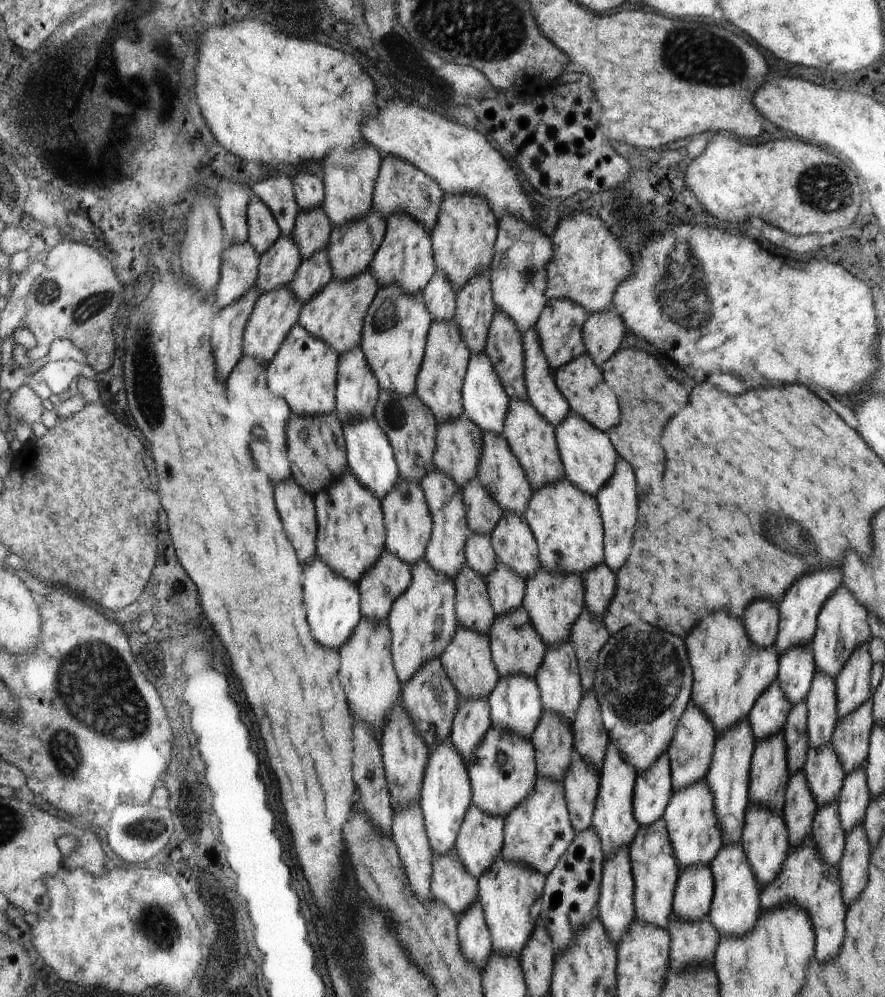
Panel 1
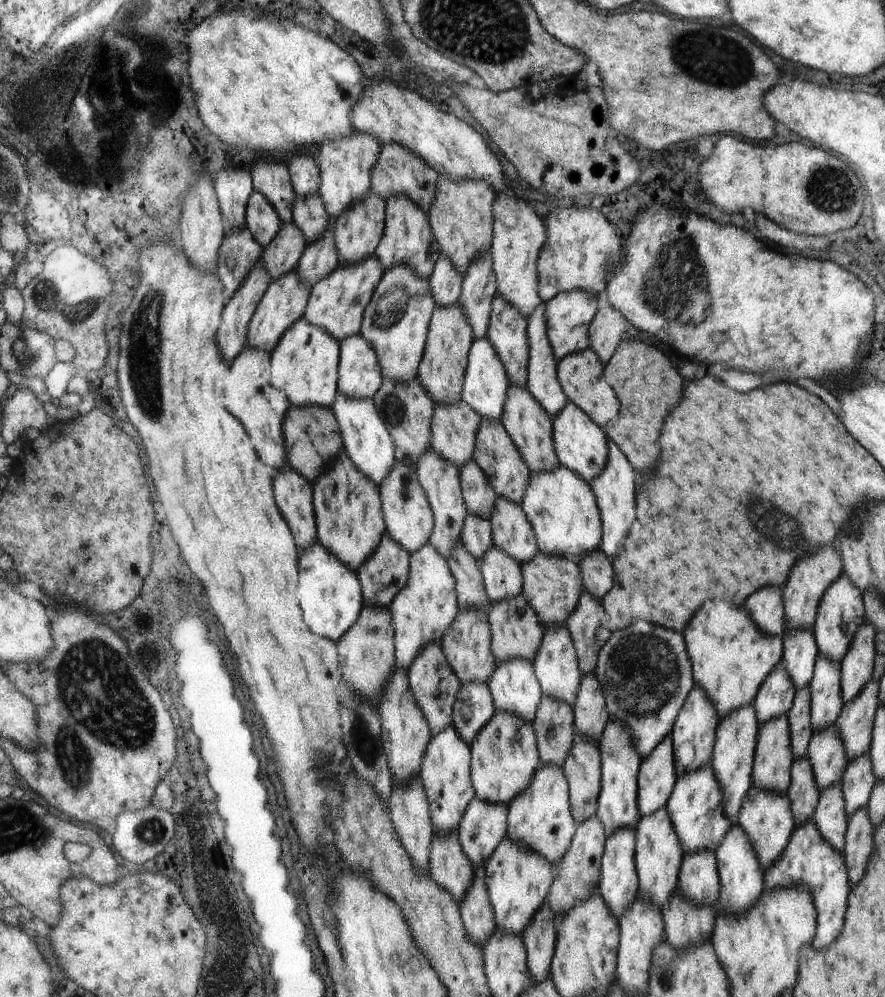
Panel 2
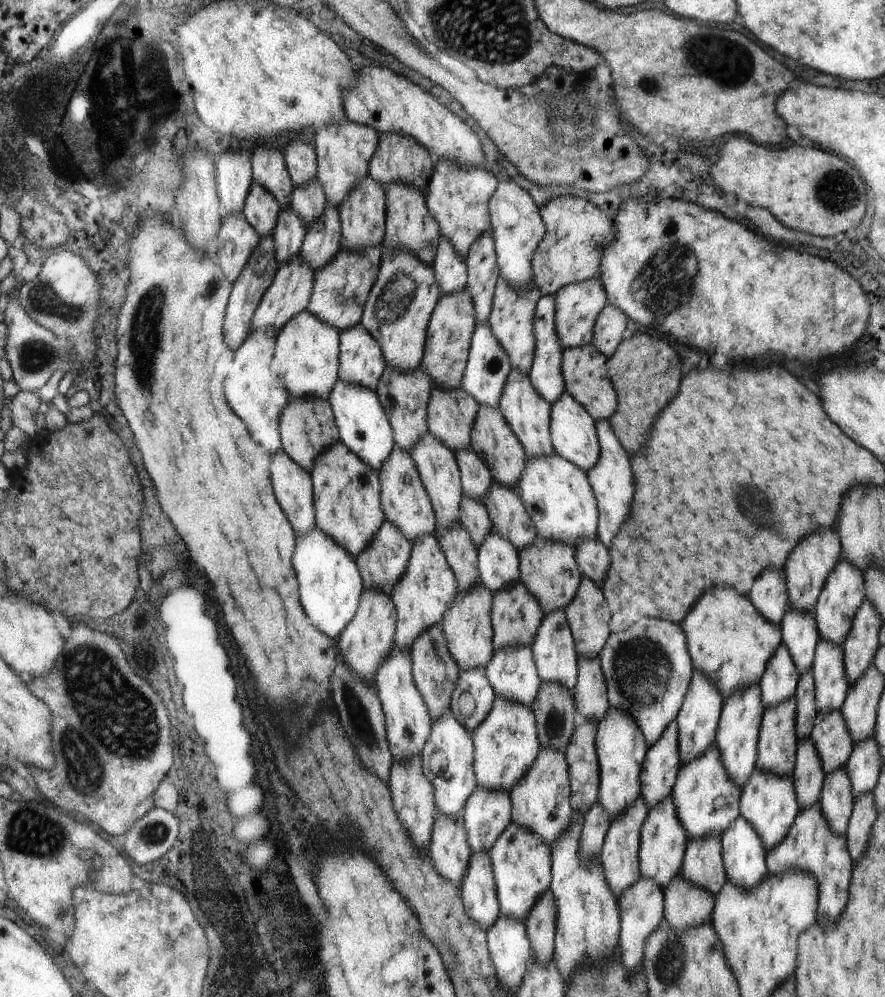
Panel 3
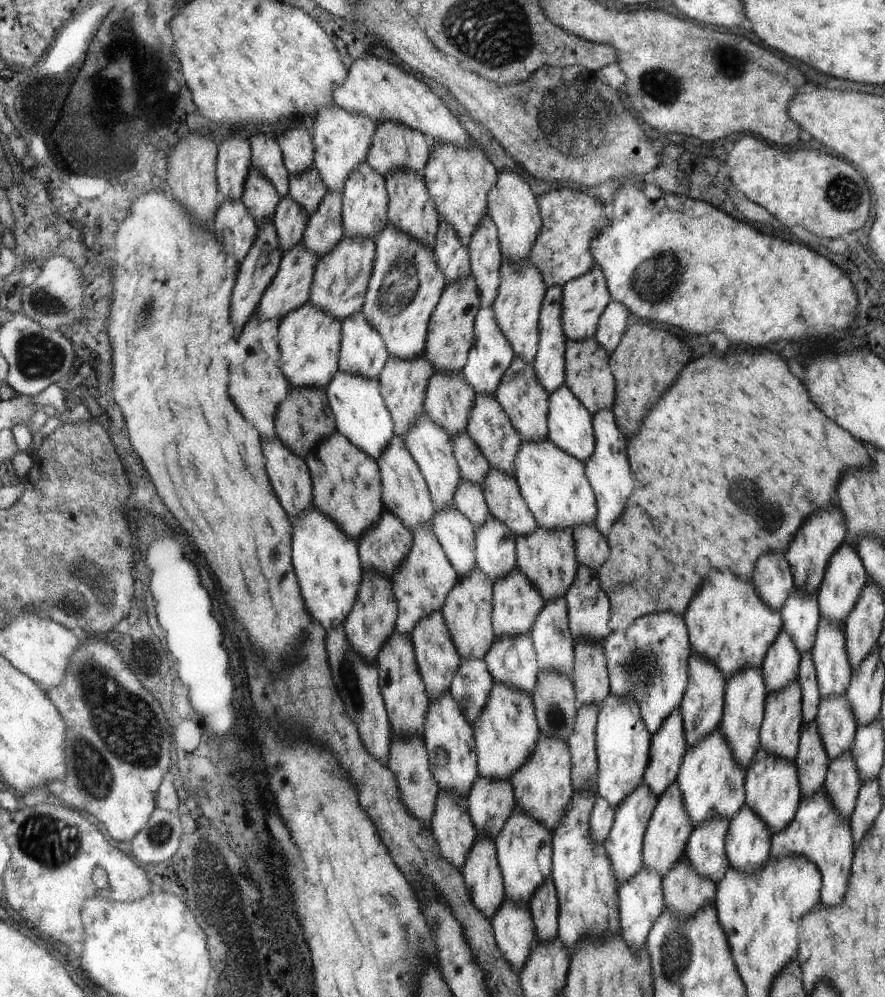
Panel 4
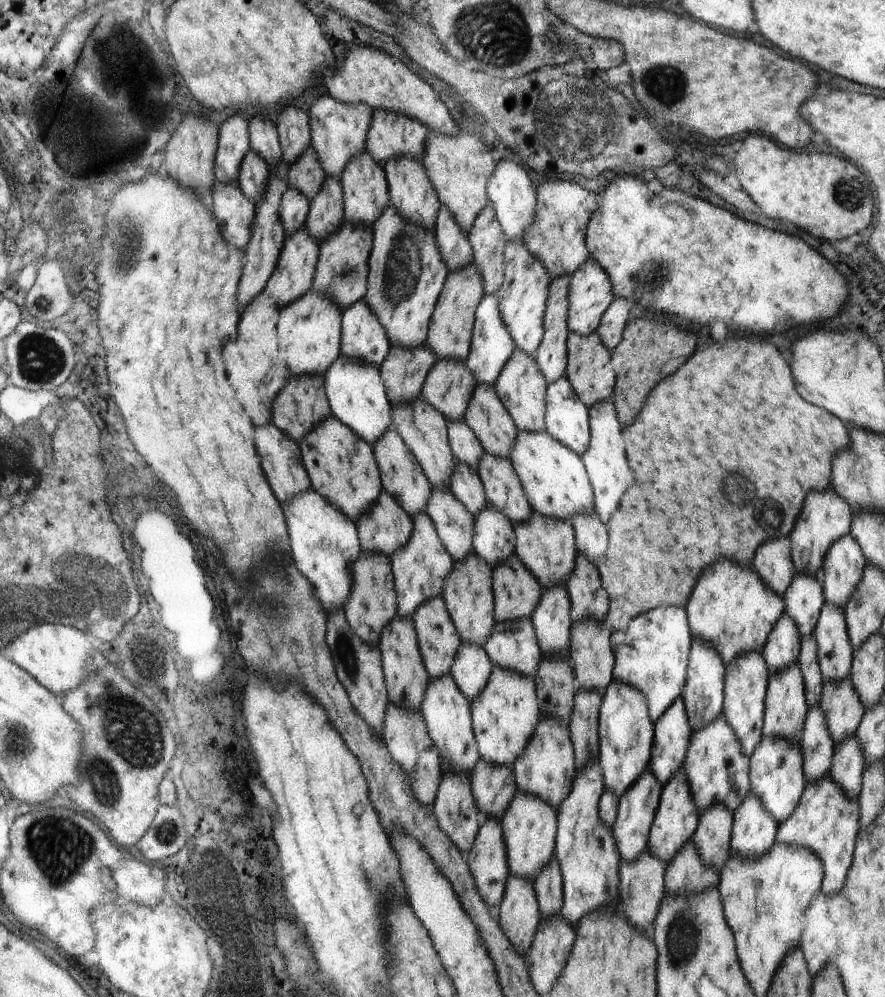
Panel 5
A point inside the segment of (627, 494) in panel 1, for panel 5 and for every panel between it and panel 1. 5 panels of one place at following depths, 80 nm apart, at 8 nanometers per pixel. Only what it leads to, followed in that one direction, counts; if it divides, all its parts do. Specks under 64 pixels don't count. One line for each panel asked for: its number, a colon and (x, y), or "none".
2: (614, 487)
3: (612, 478)
4: (608, 471)
5: (605, 459)

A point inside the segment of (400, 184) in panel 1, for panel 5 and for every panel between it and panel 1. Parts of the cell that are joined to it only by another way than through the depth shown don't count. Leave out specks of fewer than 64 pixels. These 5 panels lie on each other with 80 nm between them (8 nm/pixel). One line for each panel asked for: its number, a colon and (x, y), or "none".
2: (398, 170)
3: (401, 159)
4: (397, 146)
5: (393, 134)

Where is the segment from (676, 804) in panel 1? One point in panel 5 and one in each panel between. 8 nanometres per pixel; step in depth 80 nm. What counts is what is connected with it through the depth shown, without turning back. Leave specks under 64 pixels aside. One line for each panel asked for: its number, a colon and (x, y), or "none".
2: (697, 805)
3: (707, 800)
4: (713, 783)
5: (718, 770)

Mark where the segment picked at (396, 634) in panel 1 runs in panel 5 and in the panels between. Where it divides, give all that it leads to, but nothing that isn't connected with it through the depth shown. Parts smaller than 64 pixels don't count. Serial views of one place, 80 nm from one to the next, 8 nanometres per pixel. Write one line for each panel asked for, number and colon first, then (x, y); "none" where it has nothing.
2: (422, 612)
3: (423, 598)
4: (425, 578)
5: (420, 570)

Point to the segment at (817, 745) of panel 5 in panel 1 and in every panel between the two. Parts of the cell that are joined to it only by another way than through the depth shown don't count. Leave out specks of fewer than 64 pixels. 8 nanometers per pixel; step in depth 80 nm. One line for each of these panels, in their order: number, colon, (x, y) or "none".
1: (799, 810)
2: (803, 792)
3: (808, 776)
4: (812, 761)

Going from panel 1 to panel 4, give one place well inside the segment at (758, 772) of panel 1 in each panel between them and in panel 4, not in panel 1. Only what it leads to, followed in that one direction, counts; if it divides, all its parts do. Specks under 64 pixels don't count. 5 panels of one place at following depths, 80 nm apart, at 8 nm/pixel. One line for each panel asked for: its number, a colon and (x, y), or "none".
2: (774, 759)
3: (778, 748)
4: (782, 728)

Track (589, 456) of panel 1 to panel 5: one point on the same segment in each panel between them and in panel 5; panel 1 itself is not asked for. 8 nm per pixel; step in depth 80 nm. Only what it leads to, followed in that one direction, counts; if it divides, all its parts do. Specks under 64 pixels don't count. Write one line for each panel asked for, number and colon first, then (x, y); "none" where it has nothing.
2: (581, 444)
3: (574, 434)
4: (571, 425)
5: (567, 418)

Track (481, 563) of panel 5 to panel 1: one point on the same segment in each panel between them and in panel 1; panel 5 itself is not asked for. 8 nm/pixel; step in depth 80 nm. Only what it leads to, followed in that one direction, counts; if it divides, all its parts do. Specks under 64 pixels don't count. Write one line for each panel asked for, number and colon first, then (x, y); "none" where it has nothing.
1: (468, 660)
2: (467, 644)
3: (470, 634)
4: (468, 610)

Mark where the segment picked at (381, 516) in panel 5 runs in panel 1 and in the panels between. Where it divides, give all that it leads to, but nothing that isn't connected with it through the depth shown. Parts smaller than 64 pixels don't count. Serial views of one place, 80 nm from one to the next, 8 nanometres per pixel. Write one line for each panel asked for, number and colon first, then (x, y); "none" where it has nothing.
1: (391, 576)
2: (385, 573)
3: (382, 565)
4: (382, 548)

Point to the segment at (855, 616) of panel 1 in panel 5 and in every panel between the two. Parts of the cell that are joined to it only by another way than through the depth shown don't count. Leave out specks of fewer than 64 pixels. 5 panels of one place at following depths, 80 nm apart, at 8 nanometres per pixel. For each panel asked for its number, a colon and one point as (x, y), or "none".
2: (841, 612)
3: (844, 592)
4: (845, 577)
5: (842, 570)

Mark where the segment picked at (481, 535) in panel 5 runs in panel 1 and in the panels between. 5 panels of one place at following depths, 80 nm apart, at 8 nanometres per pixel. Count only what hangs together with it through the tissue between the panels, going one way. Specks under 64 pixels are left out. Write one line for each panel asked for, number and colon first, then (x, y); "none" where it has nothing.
1: (506, 588)
2: (502, 575)
3: (498, 561)
4: (495, 554)

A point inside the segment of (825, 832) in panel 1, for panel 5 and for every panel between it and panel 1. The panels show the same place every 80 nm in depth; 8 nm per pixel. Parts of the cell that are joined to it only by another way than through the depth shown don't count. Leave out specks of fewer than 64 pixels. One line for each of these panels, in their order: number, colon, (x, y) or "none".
2: (830, 816)
3: (837, 797)
4: (842, 783)
5: (848, 763)

